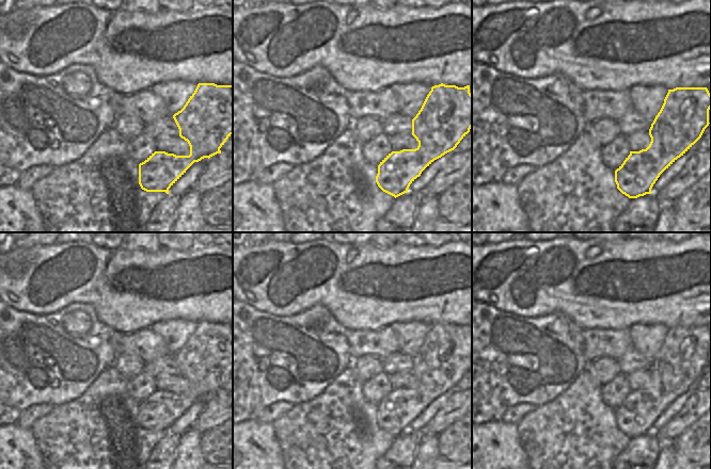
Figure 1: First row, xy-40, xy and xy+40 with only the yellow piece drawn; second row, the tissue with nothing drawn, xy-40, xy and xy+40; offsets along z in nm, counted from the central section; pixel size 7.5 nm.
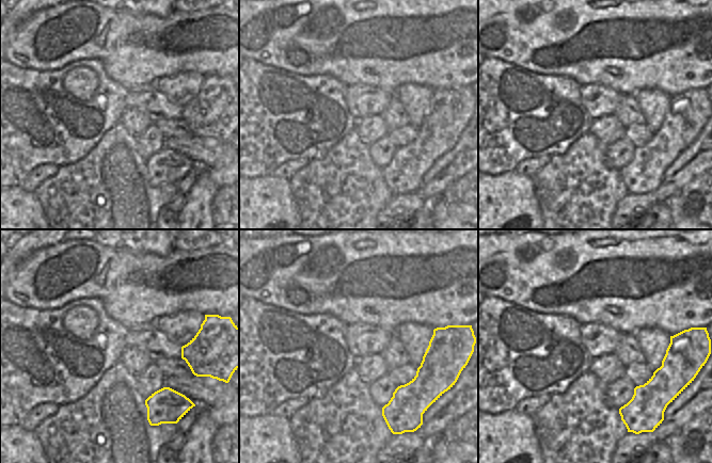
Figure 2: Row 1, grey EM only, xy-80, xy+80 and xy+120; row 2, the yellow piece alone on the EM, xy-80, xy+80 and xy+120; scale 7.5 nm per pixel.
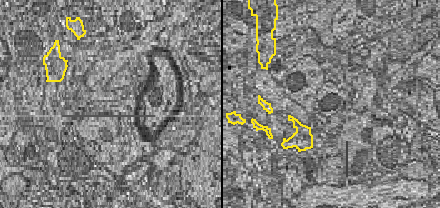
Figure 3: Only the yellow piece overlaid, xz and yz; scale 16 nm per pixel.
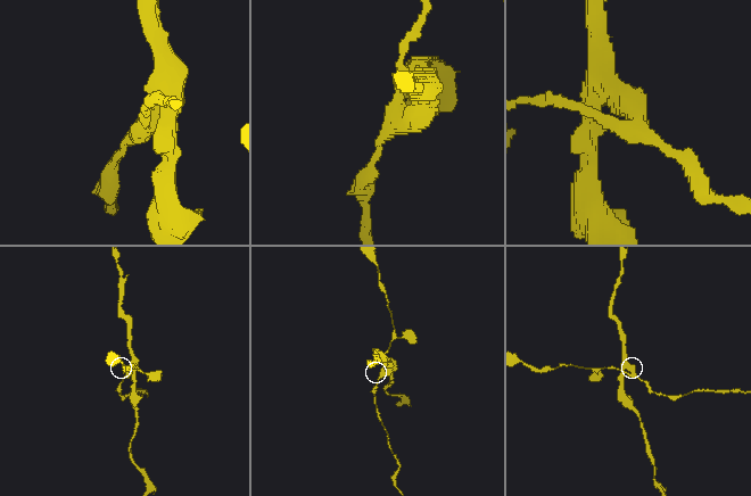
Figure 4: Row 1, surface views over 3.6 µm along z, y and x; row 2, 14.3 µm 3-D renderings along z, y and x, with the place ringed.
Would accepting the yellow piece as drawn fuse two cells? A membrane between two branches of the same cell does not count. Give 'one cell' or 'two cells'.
two cells

